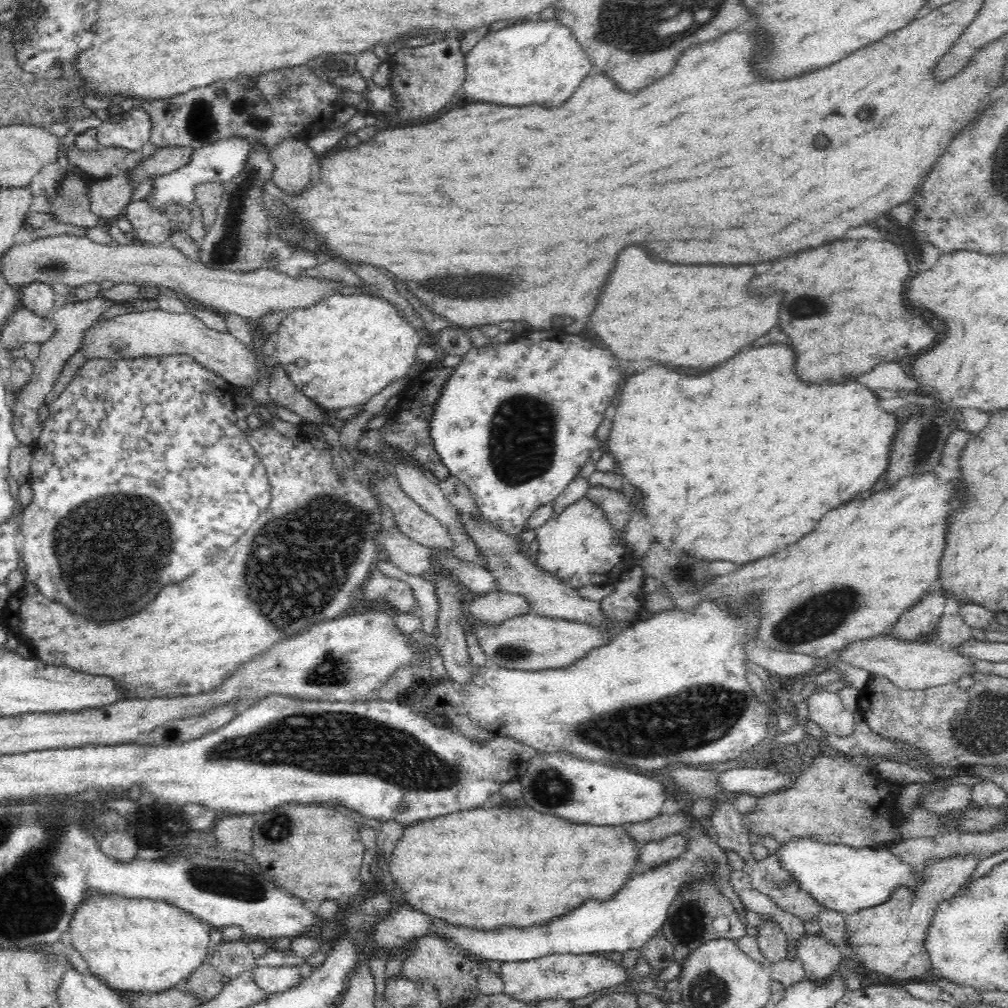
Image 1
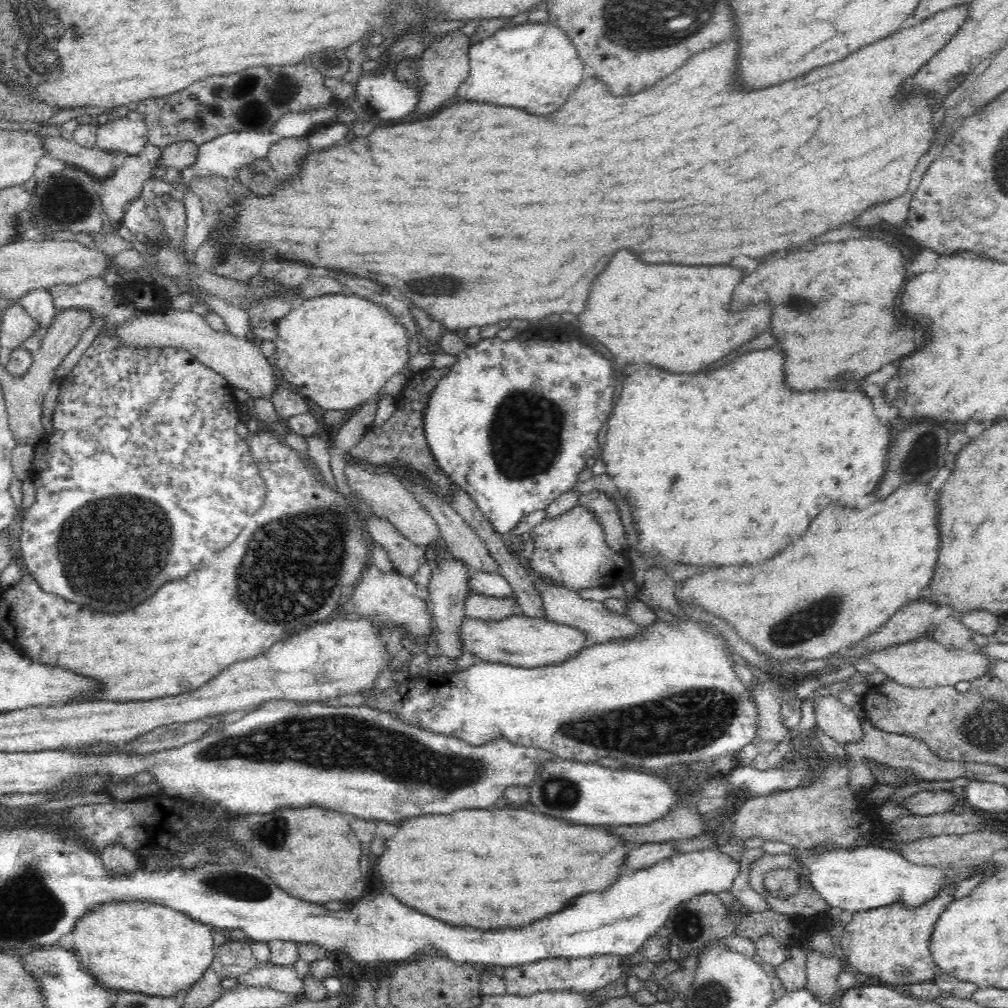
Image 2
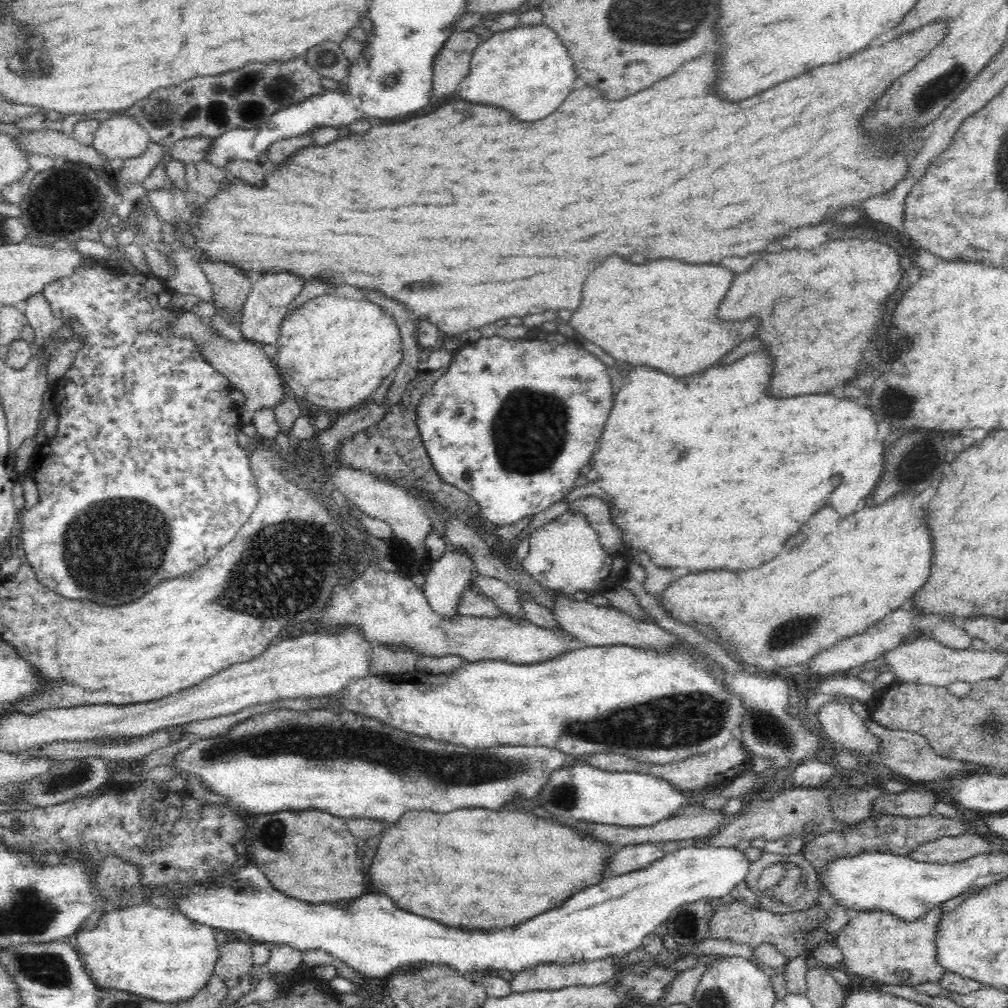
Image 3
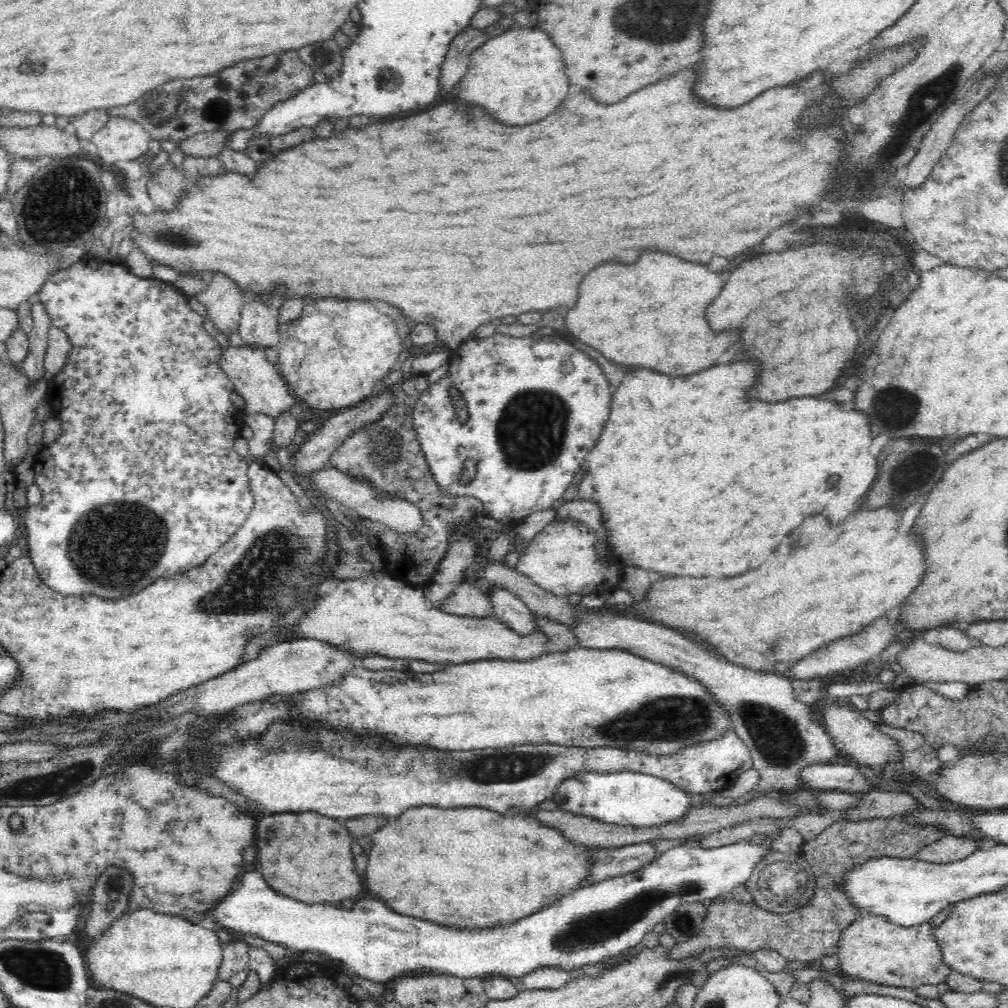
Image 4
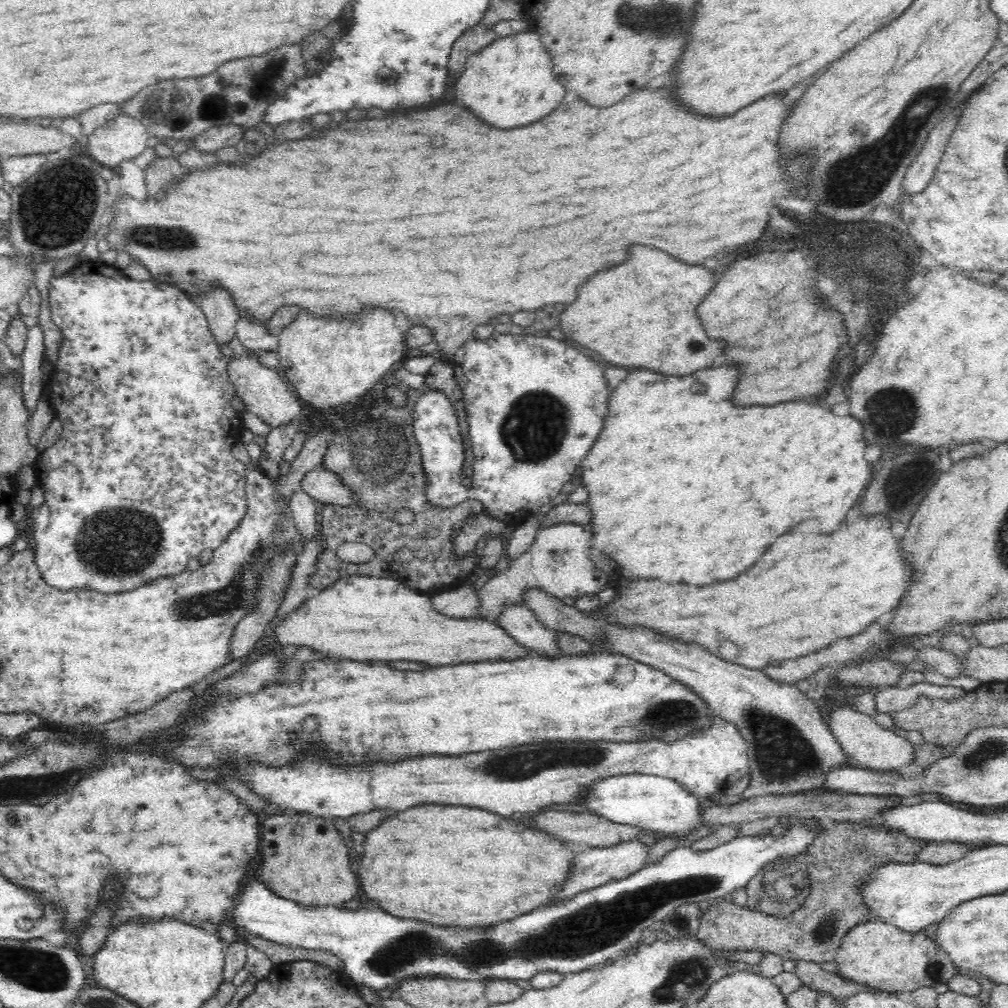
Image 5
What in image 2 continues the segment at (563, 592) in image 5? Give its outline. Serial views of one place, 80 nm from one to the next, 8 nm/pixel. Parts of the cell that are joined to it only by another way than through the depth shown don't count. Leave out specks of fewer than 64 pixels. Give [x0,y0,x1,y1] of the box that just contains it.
[526,504,618,590]

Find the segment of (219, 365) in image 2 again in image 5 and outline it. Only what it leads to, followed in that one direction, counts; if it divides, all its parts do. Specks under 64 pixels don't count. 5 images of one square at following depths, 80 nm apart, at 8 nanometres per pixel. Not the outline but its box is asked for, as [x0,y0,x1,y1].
[228,352,302,429]

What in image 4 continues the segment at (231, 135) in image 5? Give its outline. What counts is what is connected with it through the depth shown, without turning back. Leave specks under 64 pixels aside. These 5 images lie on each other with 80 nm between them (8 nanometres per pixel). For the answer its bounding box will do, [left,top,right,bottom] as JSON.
[173,130,230,158]

